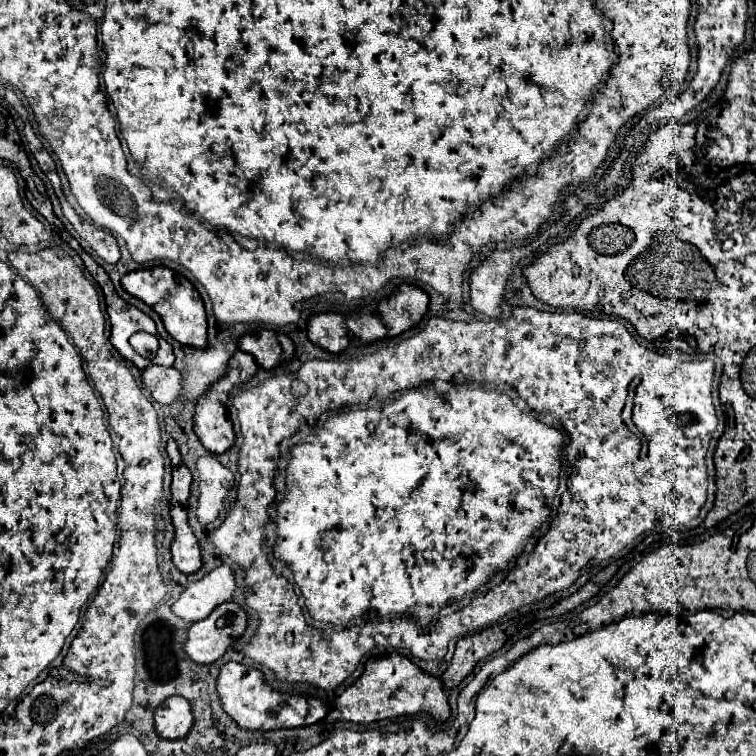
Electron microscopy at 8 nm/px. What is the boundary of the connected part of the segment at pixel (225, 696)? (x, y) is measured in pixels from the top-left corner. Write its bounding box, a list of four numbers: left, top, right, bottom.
[216,663,328,729]

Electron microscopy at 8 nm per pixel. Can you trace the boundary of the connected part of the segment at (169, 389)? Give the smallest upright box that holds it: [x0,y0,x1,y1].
[142,365,182,405]

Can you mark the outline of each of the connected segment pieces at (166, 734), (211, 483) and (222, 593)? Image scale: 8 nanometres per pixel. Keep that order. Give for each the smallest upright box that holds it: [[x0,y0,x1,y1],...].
[[154,697,194,739],[196,455,234,525],[172,565,236,623]]

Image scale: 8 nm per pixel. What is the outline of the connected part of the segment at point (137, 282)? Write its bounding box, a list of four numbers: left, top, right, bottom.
[122,267,206,347]

